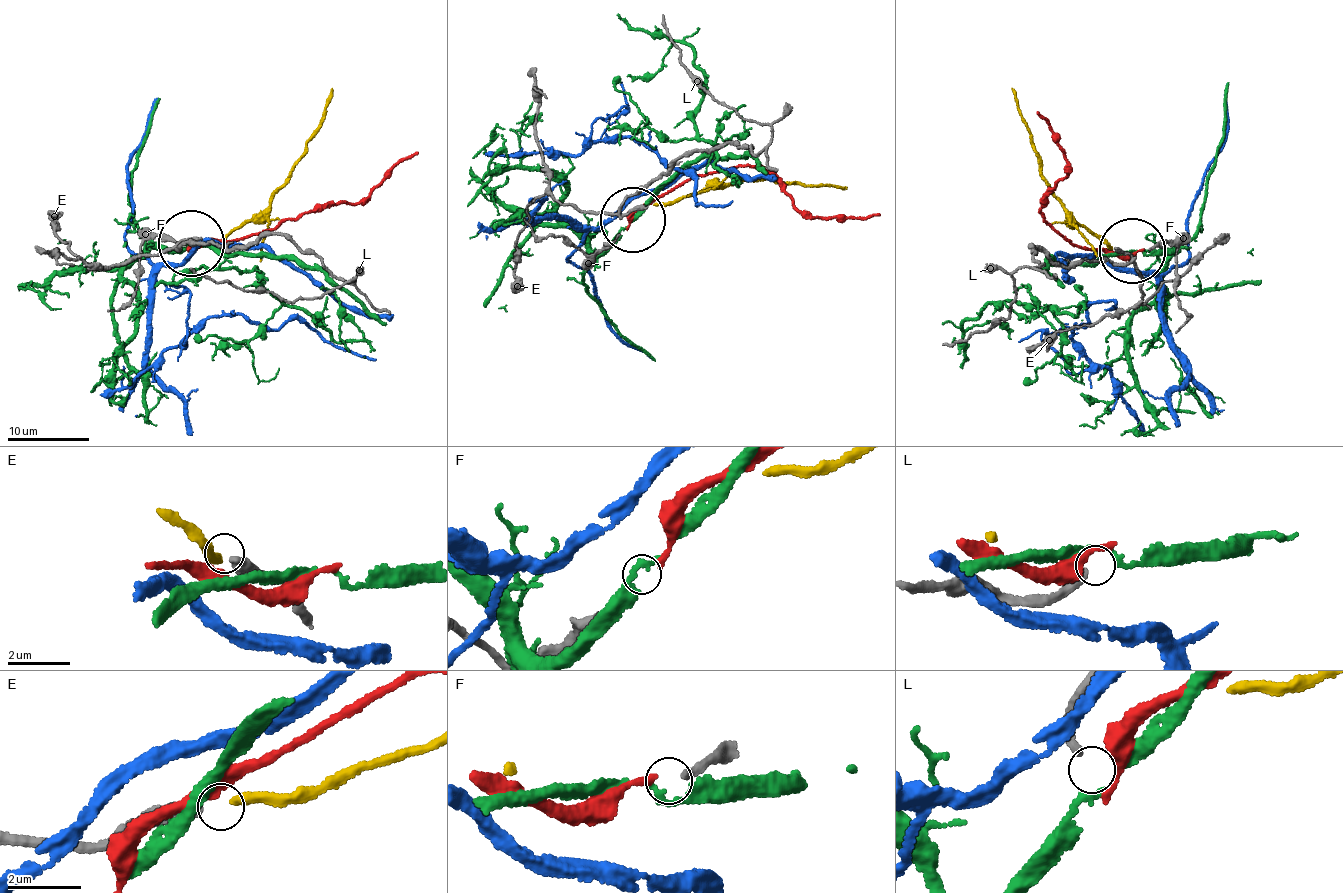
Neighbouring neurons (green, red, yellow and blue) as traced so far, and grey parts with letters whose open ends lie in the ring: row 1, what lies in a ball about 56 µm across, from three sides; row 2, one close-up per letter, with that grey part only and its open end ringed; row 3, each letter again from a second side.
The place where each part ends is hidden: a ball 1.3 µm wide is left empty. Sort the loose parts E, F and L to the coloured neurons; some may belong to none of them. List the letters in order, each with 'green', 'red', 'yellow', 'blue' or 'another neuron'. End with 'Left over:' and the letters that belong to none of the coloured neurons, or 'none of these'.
E: yellow
F: red
L: another neuron
Left over: L

